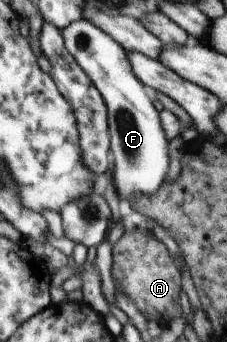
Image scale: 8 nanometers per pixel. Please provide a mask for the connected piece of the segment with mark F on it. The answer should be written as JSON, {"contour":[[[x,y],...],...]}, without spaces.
{"contour":[[[81,19],[61,29],[66,49],[76,59],[84,73],[92,80],[107,107],[112,153],[112,181],[118,197],[129,201],[136,195],[150,197],[158,191],[169,171],[168,144],[159,112],[144,91],[144,84],[132,73],[125,49],[104,30]]]}

